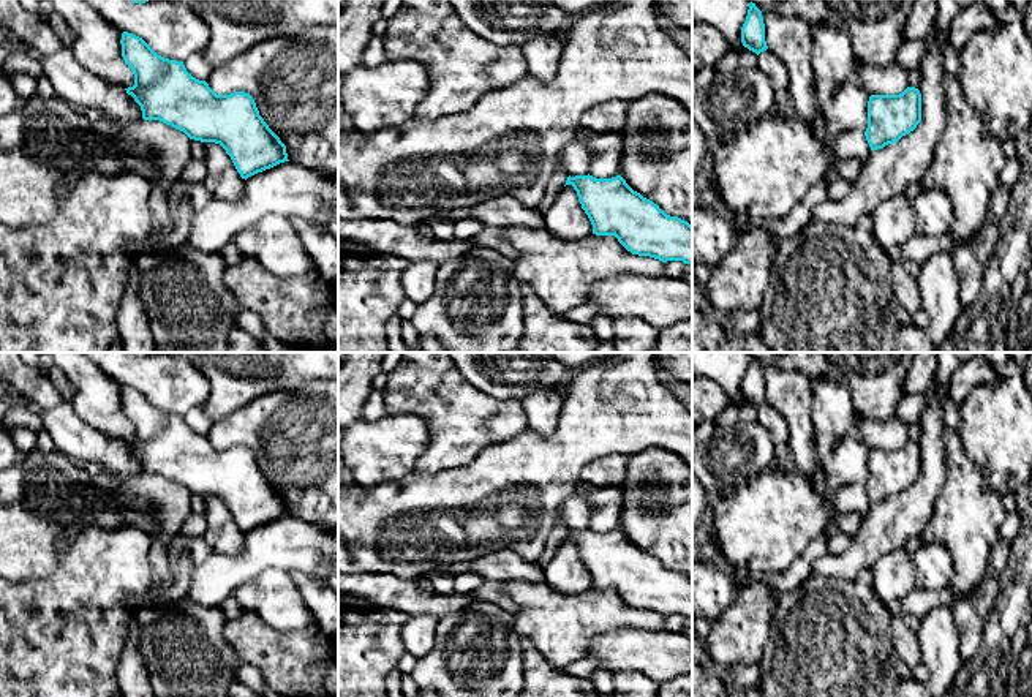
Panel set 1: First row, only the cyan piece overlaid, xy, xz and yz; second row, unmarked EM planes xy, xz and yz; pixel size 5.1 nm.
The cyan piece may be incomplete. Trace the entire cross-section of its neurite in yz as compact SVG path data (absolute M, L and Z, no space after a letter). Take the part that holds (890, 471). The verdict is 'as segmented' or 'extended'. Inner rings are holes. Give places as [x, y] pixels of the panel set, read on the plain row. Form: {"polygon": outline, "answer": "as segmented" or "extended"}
{"polygon": "M907 441L899 449L871 449L868 455L868 482L871 504L898 496L921 476L921 447Z", "answer": "as segmented"}

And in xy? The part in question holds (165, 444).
{"polygon": "M123 386L122 411L134 428L134 439L125 443L141 460L144 474L160 474L183 485L190 493L220 498L231 511L242 533L289 515L286 499L259 469L250 447L217 449L205 435L193 431L183 416L158 409L142 392Z", "answer": "as segmented"}

